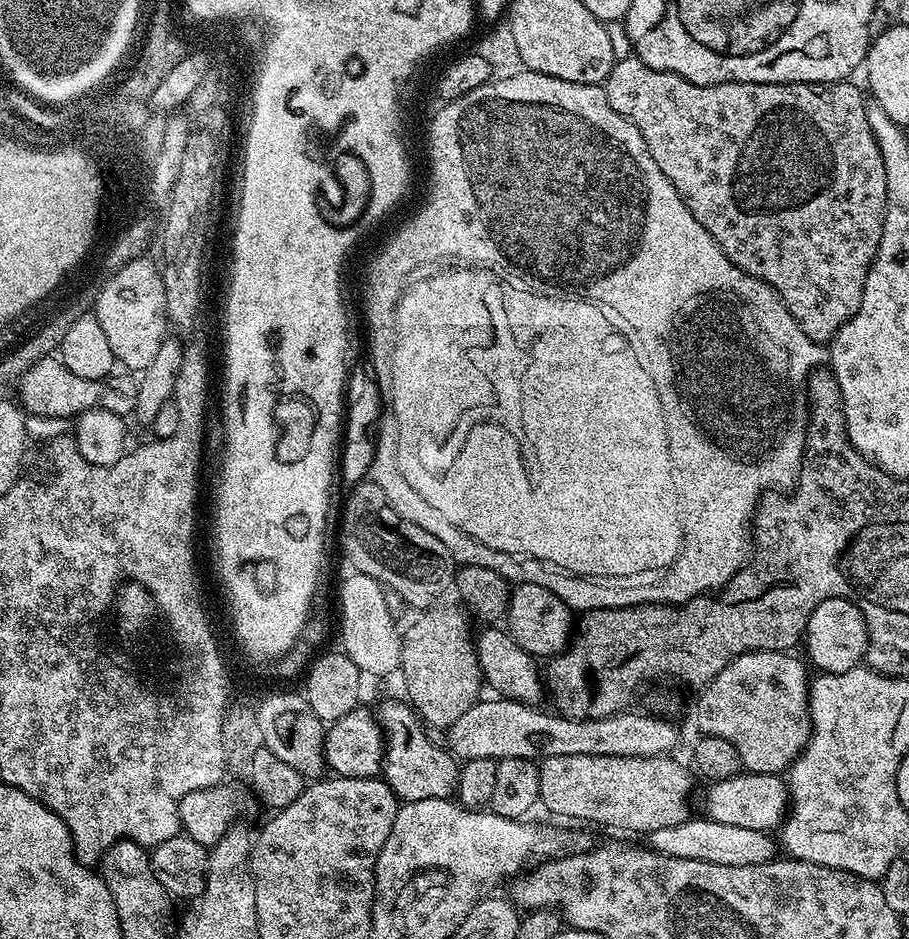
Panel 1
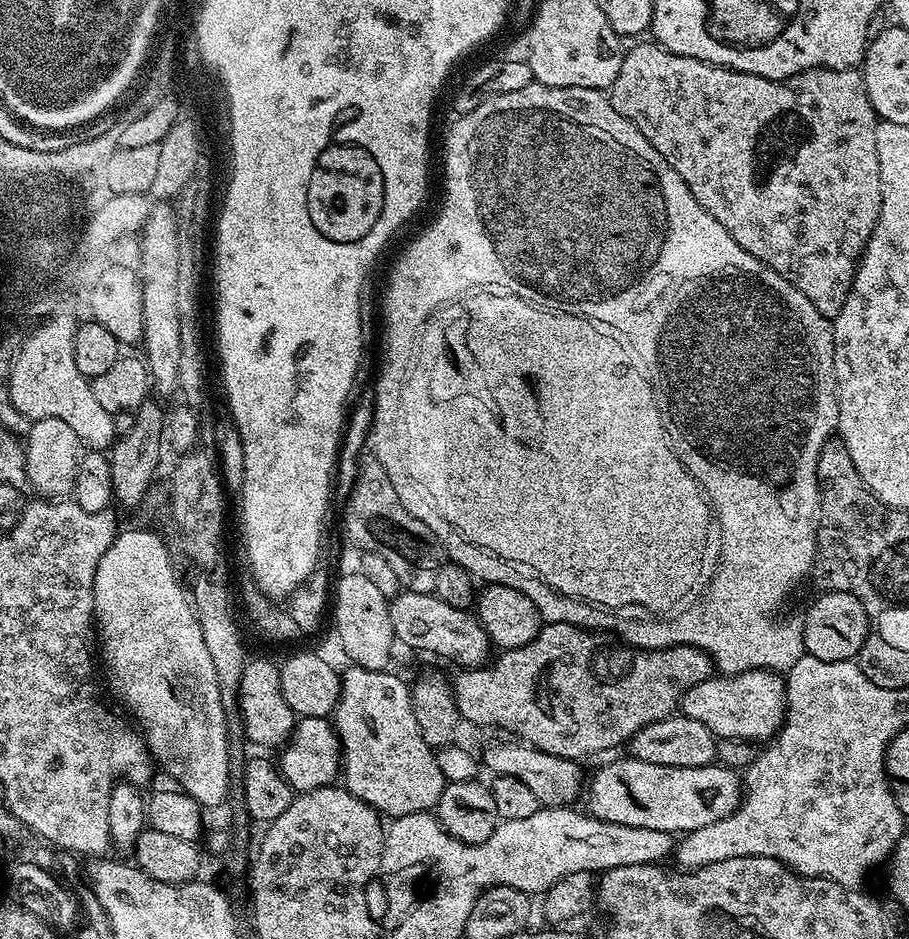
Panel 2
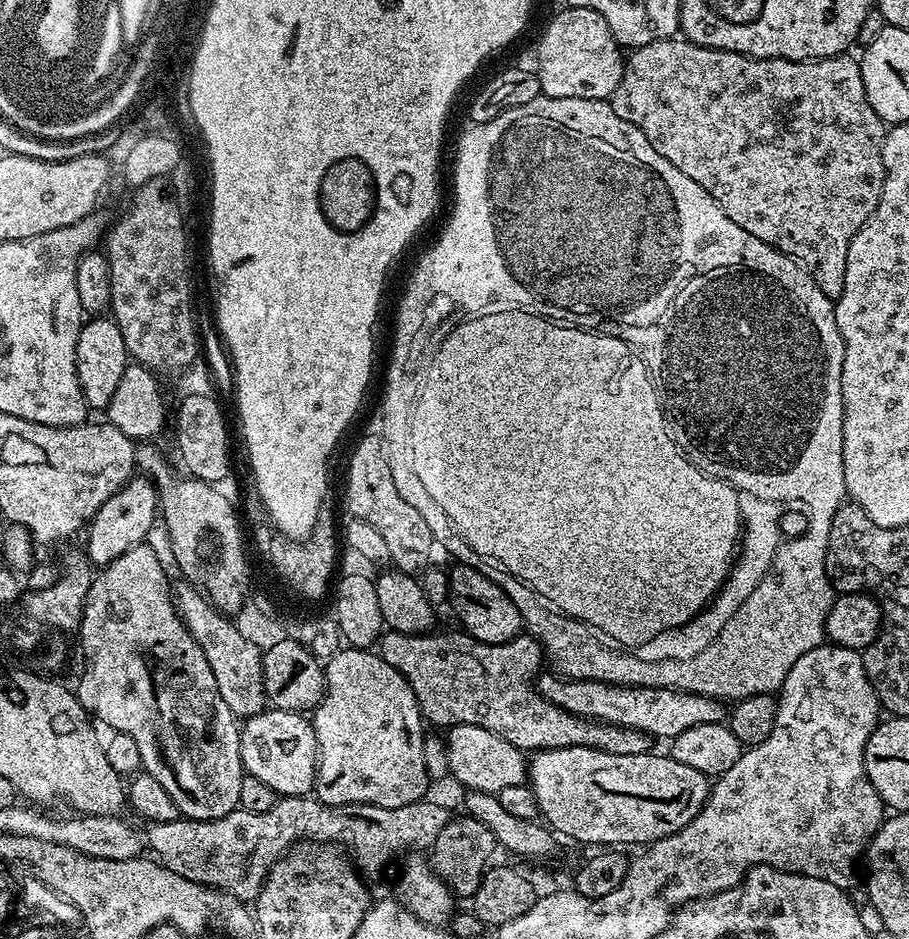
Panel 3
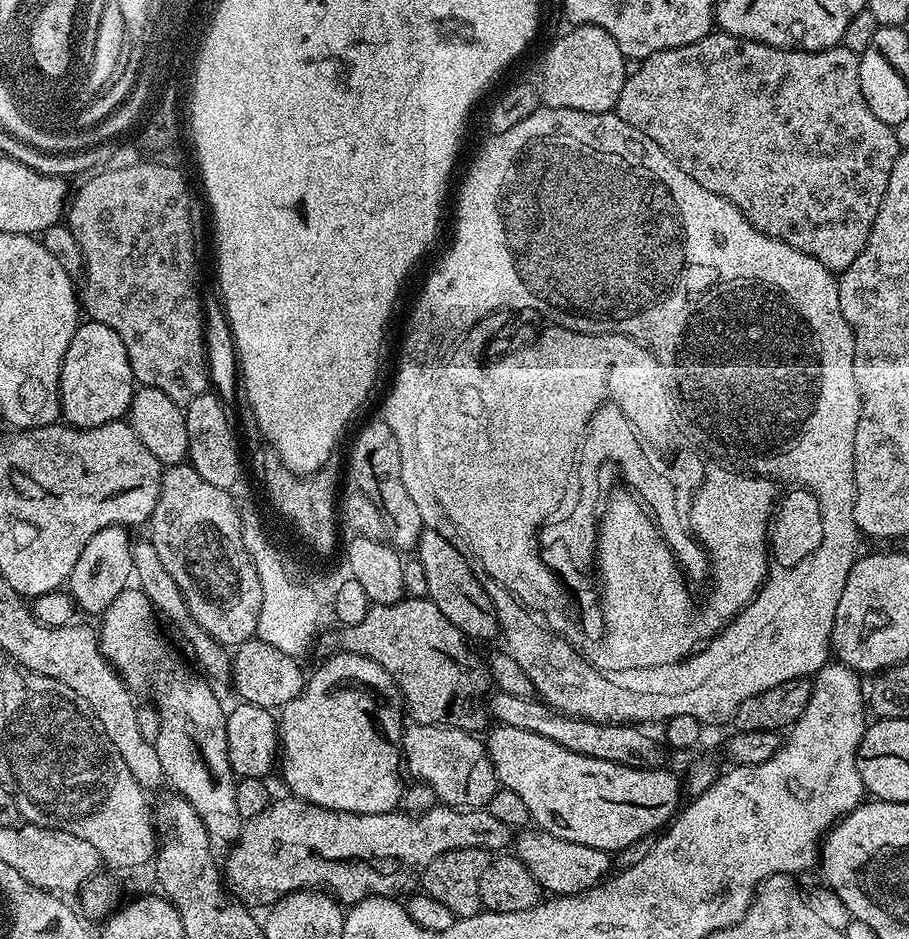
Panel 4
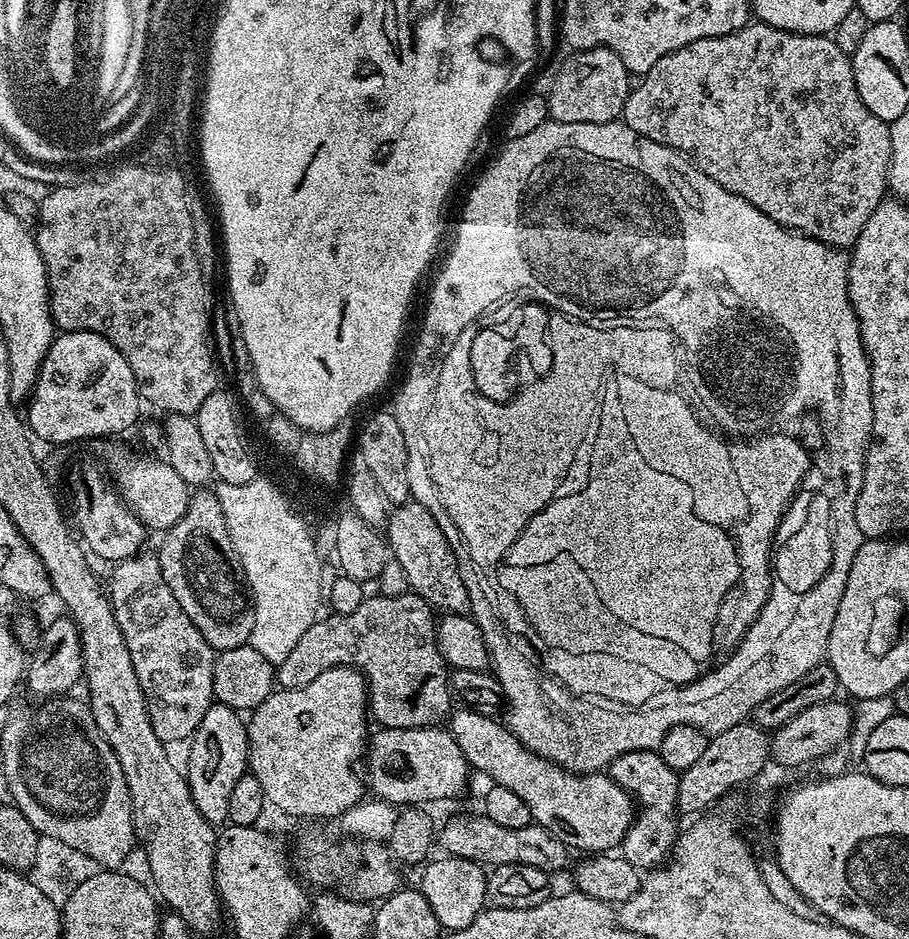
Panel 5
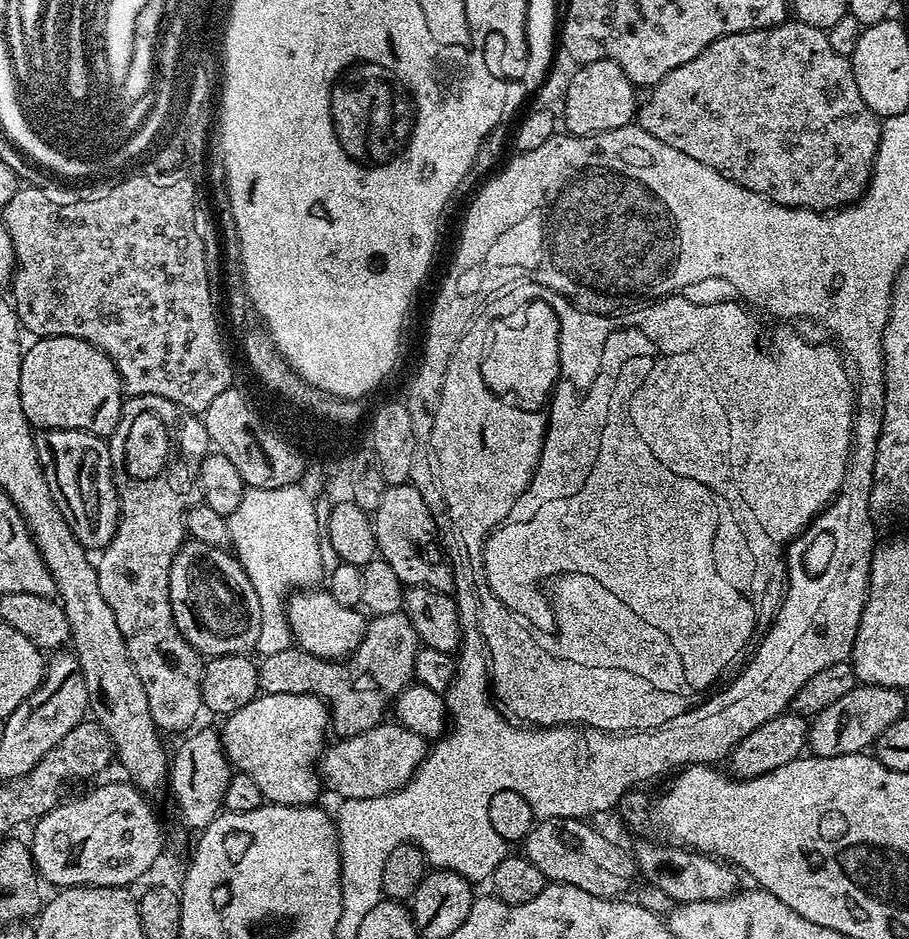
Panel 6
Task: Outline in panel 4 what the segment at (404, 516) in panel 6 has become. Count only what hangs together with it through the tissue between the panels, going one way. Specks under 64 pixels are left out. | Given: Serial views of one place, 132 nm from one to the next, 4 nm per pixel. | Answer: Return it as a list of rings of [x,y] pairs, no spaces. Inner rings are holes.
[[[428,528],[424,529],[414,552],[422,562],[422,570],[426,572],[427,599],[432,600],[434,606],[438,606],[438,610],[442,610],[442,614],[446,614],[446,618],[450,618],[450,622],[458,626],[460,633],[467,636],[469,641],[497,639],[500,636],[500,623],[496,617],[496,607],[490,594],[486,594],[481,577],[472,573],[468,565],[469,557],[434,529]]]

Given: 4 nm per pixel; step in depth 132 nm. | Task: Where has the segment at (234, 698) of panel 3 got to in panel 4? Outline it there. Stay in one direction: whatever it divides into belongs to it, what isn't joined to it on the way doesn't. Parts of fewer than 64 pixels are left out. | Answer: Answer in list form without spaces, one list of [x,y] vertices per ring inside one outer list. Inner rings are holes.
[[[148,538],[137,539],[132,545],[132,575],[140,591],[144,592],[148,601],[151,602],[153,609],[159,615],[161,612],[172,623],[180,627],[181,634],[188,639],[189,646],[192,647],[201,666],[204,667],[203,675],[212,682],[227,681],[232,675],[232,656],[229,649],[211,637],[202,626],[196,624],[196,621],[192,619],[183,594],[179,592],[178,585],[170,576],[169,571],[162,566],[161,559],[158,558],[158,553]]]

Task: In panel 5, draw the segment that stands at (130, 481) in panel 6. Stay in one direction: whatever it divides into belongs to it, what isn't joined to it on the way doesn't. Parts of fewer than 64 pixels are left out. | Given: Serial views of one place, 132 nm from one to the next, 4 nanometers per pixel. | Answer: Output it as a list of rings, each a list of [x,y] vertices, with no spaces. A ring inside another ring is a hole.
[[[141,554],[128,560],[119,561],[112,572],[112,585],[106,592],[112,602],[114,618],[122,638],[126,638],[126,650],[130,650],[130,662],[134,662],[134,674],[138,674],[138,686],[142,686],[144,700],[148,703],[150,726],[165,746],[173,746],[179,740],[187,741],[202,722],[202,714],[214,703],[214,662],[217,653],[199,633],[197,626],[179,606],[160,573],[159,558],[156,554]]]

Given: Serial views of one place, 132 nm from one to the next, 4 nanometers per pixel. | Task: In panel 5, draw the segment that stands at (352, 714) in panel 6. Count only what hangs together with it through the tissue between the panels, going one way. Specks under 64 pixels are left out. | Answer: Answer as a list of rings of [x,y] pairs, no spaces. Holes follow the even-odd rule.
[[[409,590],[406,594],[401,596],[381,596],[379,594],[369,595],[358,606],[358,610],[352,614],[328,614],[328,617],[318,618],[310,626],[310,630],[306,630],[306,634],[302,634],[302,638],[298,641],[298,646],[294,646],[294,650],[290,650],[290,655],[287,658],[282,658],[280,664],[275,665],[274,671],[276,673],[276,684],[280,688],[301,688],[306,686],[306,682],[314,682],[314,678],[318,678],[318,674],[322,674],[331,668],[342,668],[348,665],[357,668],[359,672],[364,674],[366,681],[366,700],[370,705],[370,716],[373,721],[377,720],[377,725],[380,728],[430,728],[439,725],[441,722],[447,721],[450,713],[454,708],[454,697],[448,687],[448,677],[450,669],[444,663],[442,654],[438,650],[438,642],[436,641],[436,625],[438,623],[437,617],[434,615],[434,609],[431,604],[427,604],[422,597],[416,595],[415,592]]]

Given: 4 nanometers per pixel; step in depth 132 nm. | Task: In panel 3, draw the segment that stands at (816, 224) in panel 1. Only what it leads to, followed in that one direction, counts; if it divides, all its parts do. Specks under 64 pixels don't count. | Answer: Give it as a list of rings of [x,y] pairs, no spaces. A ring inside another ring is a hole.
[[[683,38],[655,40],[641,48],[633,48],[627,53],[624,61],[624,72],[620,76],[620,85],[612,92],[610,103],[612,105],[612,112],[618,114],[618,118],[622,118],[626,122],[630,122],[638,130],[642,130],[642,134],[646,134],[646,138],[653,144],[654,150],[656,150],[658,154],[662,154],[662,158],[666,158],[666,162],[670,162],[678,170],[682,170],[682,174],[686,174],[686,178],[694,178],[694,182],[698,182],[698,186],[702,186],[702,190],[706,190],[712,195],[712,197],[720,203],[725,214],[734,222],[738,222],[738,226],[742,226],[747,232],[754,234],[754,238],[766,242],[772,248],[777,248],[779,252],[784,253],[786,256],[791,256],[793,260],[807,268],[816,280],[816,285],[818,285],[829,298],[835,298],[842,294],[842,290],[844,289],[844,275],[846,274],[846,254],[850,250],[850,242],[860,233],[862,226],[867,220],[871,218],[872,211],[880,205],[880,195],[882,194],[882,186],[884,185],[882,146],[884,145],[886,125],[882,118],[878,118],[878,114],[874,114],[874,106],[870,106],[870,102],[866,98],[860,62],[855,55],[853,57],[852,54],[827,56],[824,60],[758,60],[755,56],[743,56],[741,52],[727,52],[721,48],[704,48],[700,44],[694,44],[691,40],[685,40]]]

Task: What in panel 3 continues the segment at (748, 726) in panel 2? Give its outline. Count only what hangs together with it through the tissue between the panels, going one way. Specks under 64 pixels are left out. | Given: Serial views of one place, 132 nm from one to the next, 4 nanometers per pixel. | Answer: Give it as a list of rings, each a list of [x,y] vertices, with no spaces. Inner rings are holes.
[[[547,674],[540,680],[539,691],[544,699],[554,706],[593,722],[617,724],[619,728],[633,728],[649,737],[668,736],[674,738],[682,730],[699,724],[723,724],[726,708],[714,696],[699,696],[698,693],[677,691],[671,686],[662,688],[629,687],[623,684],[604,683],[593,680],[563,680],[560,674]]]

